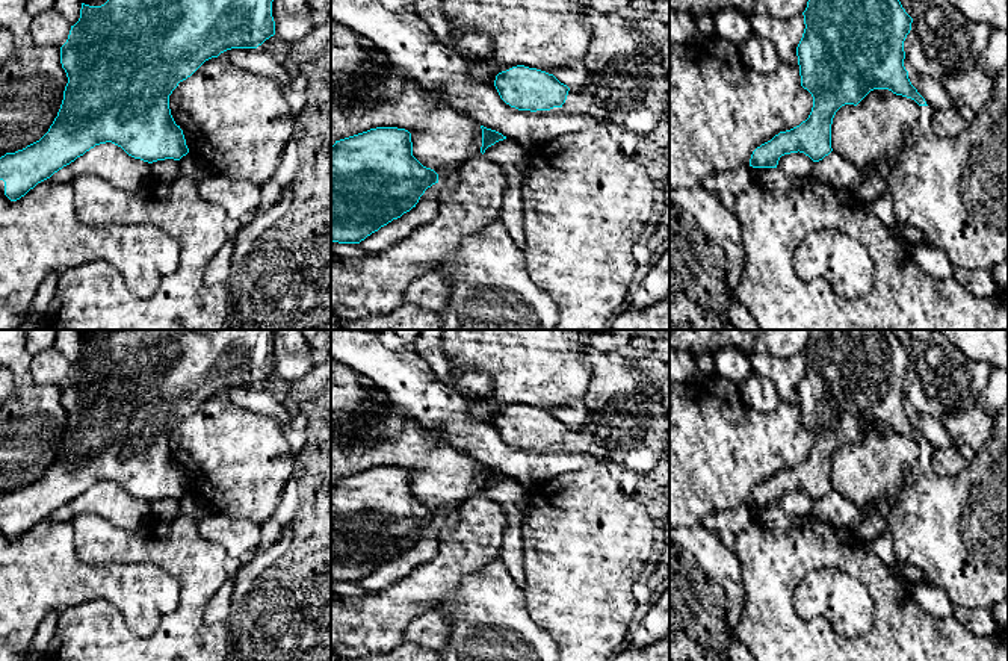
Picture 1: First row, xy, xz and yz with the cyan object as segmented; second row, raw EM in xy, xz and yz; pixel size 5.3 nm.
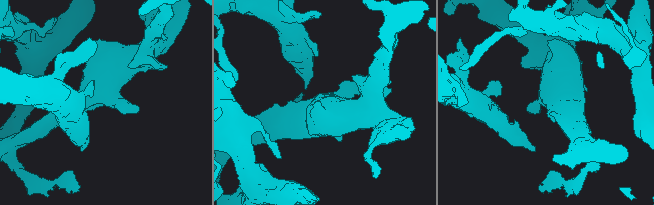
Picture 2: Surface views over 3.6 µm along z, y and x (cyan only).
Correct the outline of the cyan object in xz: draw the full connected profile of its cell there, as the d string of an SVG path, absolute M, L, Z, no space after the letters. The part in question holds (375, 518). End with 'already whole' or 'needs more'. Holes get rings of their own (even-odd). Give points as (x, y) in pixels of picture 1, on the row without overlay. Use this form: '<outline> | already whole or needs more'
M376 466L331 486L331 579L360 582L419 542L438 513L413 495L411 472Z | already whole

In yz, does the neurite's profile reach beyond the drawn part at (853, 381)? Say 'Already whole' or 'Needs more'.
Already whole

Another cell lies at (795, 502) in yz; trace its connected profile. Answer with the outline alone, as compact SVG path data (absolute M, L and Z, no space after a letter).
M790 492L780 496L777 507L789 516L810 514L815 501L804 492Z

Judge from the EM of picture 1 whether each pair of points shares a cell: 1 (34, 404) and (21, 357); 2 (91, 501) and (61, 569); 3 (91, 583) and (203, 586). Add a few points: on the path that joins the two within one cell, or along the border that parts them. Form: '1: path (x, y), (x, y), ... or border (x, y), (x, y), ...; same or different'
1: path (27, 392), (21, 369); same
2: border (50, 516), (59, 521), (70, 521); different
3: border (153, 563), (180, 586), (180, 602), (166, 617); different

